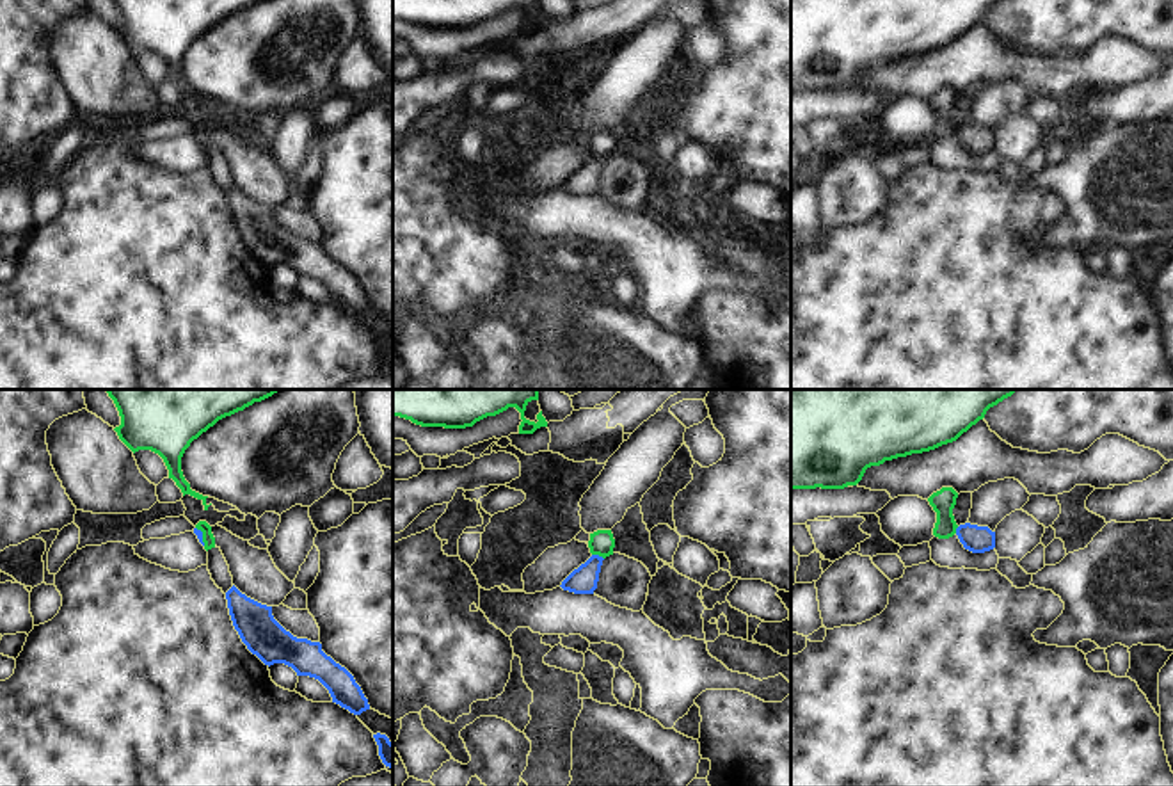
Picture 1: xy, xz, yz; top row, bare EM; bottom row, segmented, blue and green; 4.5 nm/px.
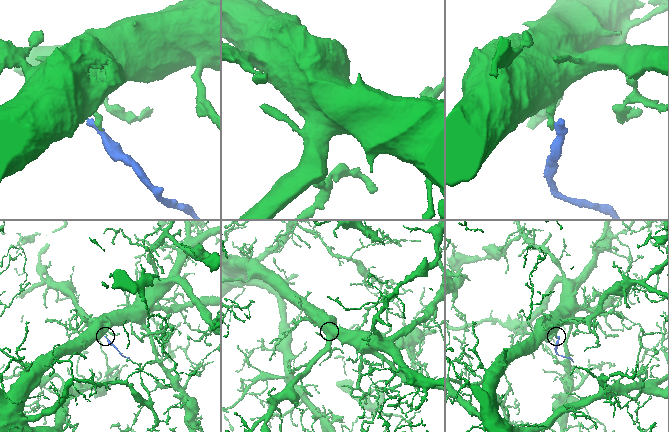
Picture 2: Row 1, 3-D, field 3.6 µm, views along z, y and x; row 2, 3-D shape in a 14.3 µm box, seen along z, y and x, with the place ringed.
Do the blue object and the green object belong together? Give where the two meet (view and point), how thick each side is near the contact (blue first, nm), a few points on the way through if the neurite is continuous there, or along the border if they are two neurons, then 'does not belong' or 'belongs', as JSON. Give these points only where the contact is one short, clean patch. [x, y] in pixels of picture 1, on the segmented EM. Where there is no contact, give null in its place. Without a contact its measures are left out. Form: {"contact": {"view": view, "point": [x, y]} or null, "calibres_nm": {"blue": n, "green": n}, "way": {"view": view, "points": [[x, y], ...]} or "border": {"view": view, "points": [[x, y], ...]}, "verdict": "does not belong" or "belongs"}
{"contact": {"view": "xz", "point": [598, 555]}, "calibres_nm": {"blue": 130, "green": 120}, "border": {"view": "xz", "points": [[592, 553], [603, 559]]}, "verdict": "does not belong"}

